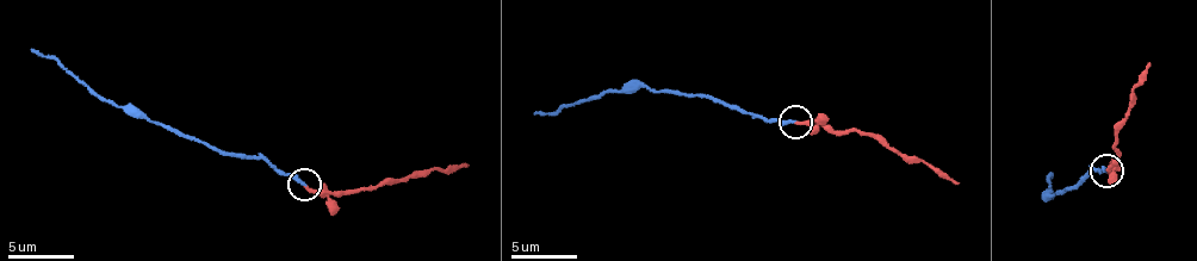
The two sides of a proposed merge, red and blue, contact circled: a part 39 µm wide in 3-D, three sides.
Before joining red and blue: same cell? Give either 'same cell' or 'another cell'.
another cell

